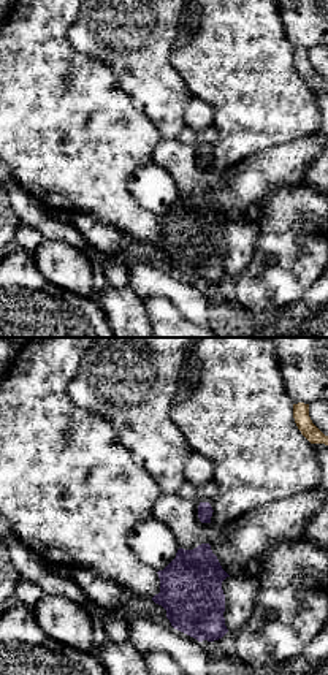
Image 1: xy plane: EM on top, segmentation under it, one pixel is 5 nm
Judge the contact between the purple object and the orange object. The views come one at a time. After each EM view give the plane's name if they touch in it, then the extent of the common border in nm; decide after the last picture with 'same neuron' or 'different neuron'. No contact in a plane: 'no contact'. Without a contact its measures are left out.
no contact

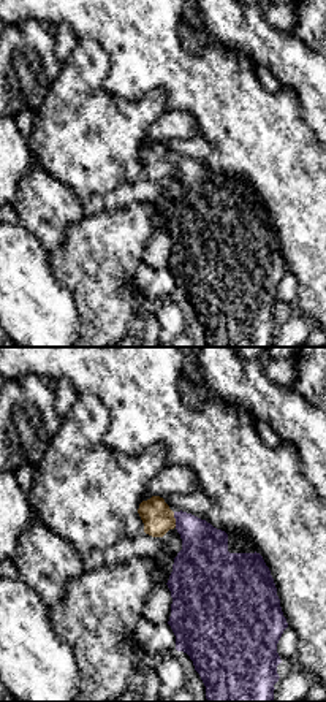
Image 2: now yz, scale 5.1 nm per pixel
contact in yz; length 80 nm

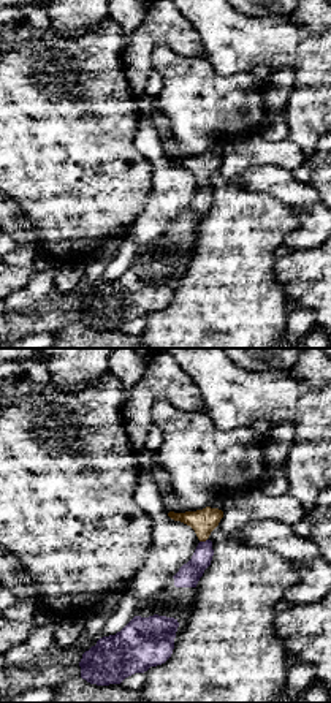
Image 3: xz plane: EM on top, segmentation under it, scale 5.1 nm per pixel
contact in xz; length 40 nm

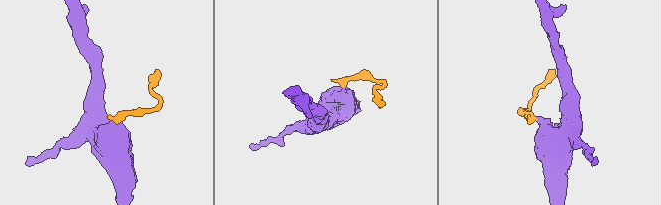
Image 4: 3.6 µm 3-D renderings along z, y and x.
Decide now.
same neuron

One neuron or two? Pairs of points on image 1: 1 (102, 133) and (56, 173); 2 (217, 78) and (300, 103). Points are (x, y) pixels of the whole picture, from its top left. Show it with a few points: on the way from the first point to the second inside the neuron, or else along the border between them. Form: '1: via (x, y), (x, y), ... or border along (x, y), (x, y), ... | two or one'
1: via (91, 144), (78, 157), (72, 157), (67, 162) | one
2: via (238, 78), (243, 78), (268, 103), (279, 103) | one

